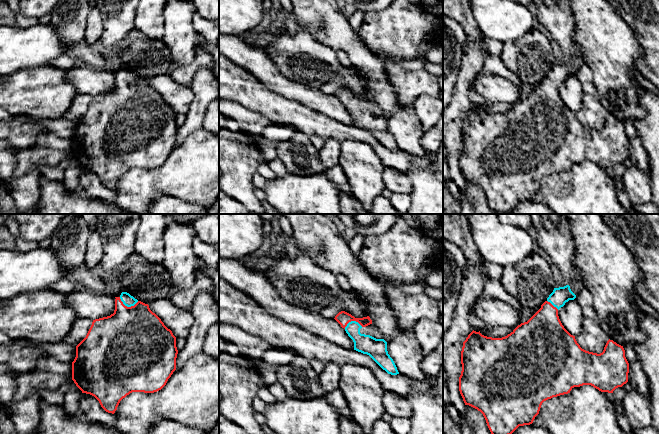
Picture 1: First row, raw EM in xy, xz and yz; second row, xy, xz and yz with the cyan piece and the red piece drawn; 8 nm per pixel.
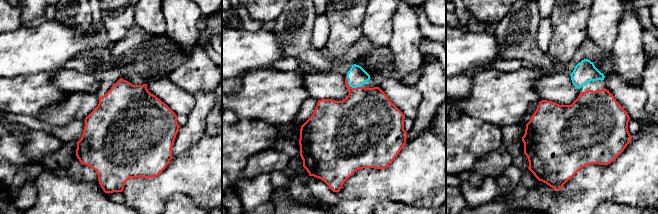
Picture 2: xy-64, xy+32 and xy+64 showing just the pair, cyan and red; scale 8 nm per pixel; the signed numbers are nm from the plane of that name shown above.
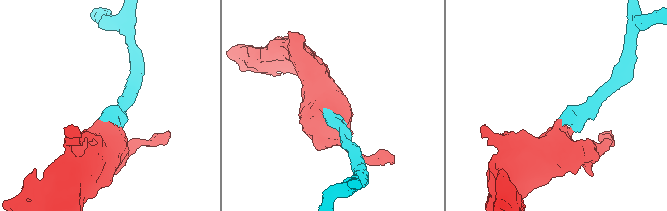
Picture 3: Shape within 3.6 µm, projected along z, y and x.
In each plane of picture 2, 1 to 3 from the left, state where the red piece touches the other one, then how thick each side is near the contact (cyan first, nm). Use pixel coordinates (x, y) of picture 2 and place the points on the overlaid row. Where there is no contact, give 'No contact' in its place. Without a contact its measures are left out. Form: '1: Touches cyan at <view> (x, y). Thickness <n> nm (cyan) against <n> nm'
1: No contact
2: Touches cyan at xy+32 (350, 86). Thickness 160 nm (cyan) against 400 nm
3: No contact

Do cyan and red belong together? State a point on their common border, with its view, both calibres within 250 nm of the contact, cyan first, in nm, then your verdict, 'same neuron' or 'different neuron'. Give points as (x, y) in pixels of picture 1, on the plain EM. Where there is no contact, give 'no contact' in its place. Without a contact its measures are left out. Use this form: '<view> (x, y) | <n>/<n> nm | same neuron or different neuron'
xy (128, 82) | 90/480 nm | same neuron

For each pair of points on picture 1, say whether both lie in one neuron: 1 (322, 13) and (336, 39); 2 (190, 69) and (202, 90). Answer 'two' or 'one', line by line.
1: one
2: two

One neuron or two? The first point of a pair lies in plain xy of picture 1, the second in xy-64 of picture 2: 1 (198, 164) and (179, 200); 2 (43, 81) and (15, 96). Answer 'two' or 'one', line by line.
1: two
2: one

